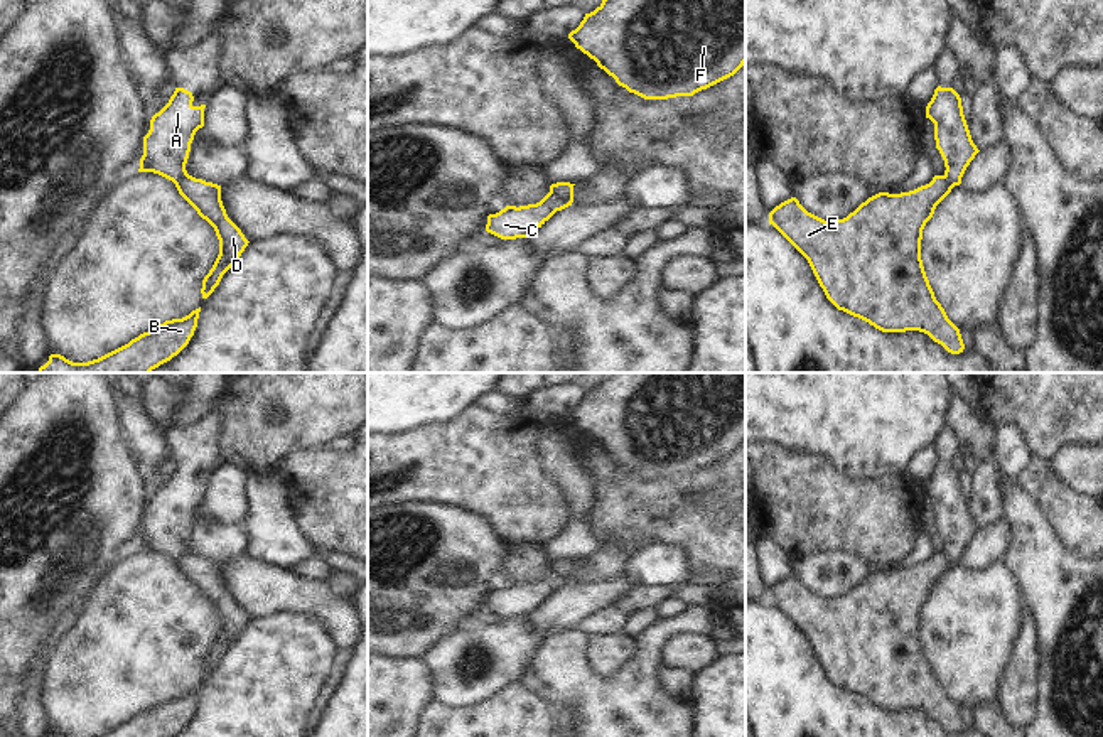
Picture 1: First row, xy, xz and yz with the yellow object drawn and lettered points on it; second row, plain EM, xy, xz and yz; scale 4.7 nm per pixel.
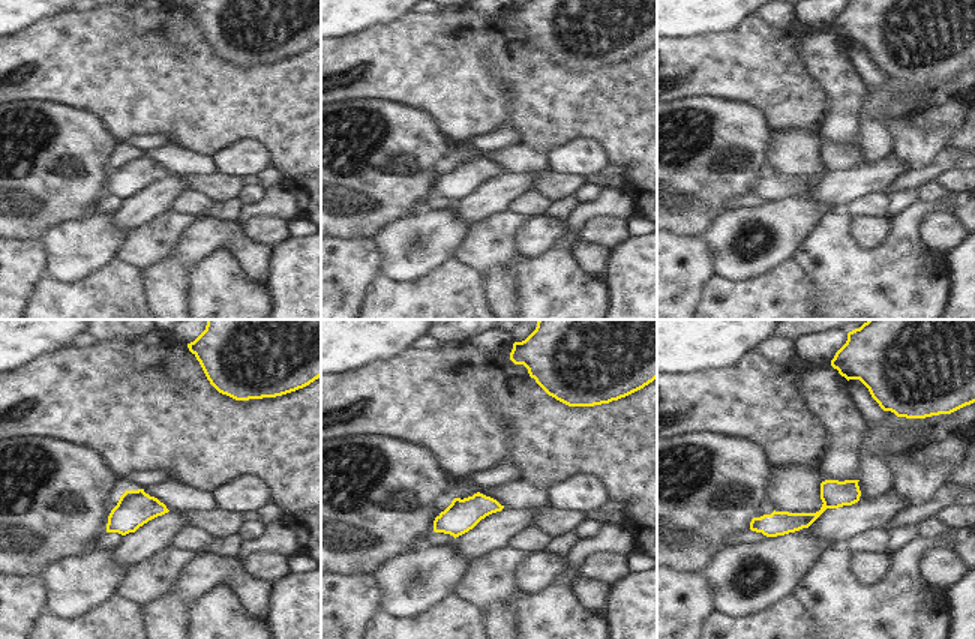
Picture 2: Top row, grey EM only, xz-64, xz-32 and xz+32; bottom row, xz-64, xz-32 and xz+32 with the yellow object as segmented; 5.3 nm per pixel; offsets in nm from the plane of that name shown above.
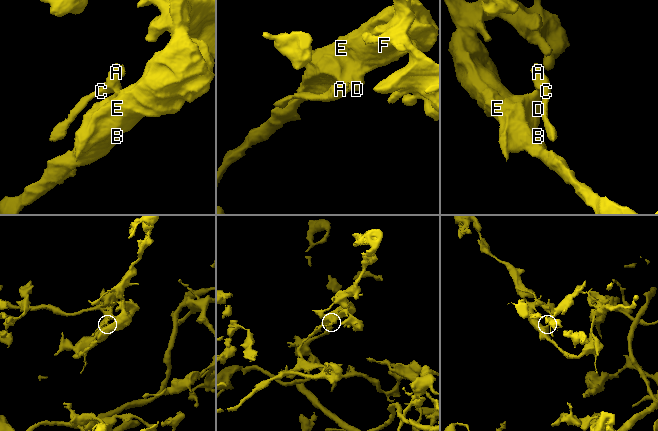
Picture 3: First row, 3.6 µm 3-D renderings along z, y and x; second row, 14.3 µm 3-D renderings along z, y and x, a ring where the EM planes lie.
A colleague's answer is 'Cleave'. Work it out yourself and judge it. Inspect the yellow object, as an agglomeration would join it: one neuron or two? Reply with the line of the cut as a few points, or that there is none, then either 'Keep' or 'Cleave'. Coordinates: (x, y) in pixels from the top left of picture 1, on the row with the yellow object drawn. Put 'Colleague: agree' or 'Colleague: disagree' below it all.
Split along xz (550, 191), (570, 203). Cleave
Colleague: agree

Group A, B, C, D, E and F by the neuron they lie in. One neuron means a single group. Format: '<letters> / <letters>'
A C / B D E F

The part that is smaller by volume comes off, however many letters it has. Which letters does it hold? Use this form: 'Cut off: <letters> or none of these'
Cut off: A, C

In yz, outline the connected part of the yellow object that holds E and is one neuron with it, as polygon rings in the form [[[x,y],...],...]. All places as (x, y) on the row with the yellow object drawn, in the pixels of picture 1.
[[[934,175],[929,184],[909,192],[879,192],[847,218],[833,221],[808,212],[791,197],[769,212],[769,224],[808,260],[826,299],[838,310],[882,332],[924,332],[948,352],[960,354],[965,349],[960,329],[936,300],[921,260],[923,229],[953,187],[946,175]]]

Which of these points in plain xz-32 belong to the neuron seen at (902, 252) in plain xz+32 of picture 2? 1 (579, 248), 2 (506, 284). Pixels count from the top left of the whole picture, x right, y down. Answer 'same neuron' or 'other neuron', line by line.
1: other neuron
2: other neuron

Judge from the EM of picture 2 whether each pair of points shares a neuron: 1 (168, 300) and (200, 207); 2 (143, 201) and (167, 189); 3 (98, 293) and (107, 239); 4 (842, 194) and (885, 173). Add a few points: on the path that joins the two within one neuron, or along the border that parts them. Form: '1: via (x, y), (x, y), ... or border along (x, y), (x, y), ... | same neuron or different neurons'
1: border along (204, 216), (195, 219) | different neurons
2: via (149, 201), (161, 194) | same neuron
3: border along (116, 257), (92, 275), (77, 282), (69, 282) | different neurons
4: via (852, 183), (875, 177) | same neuron

